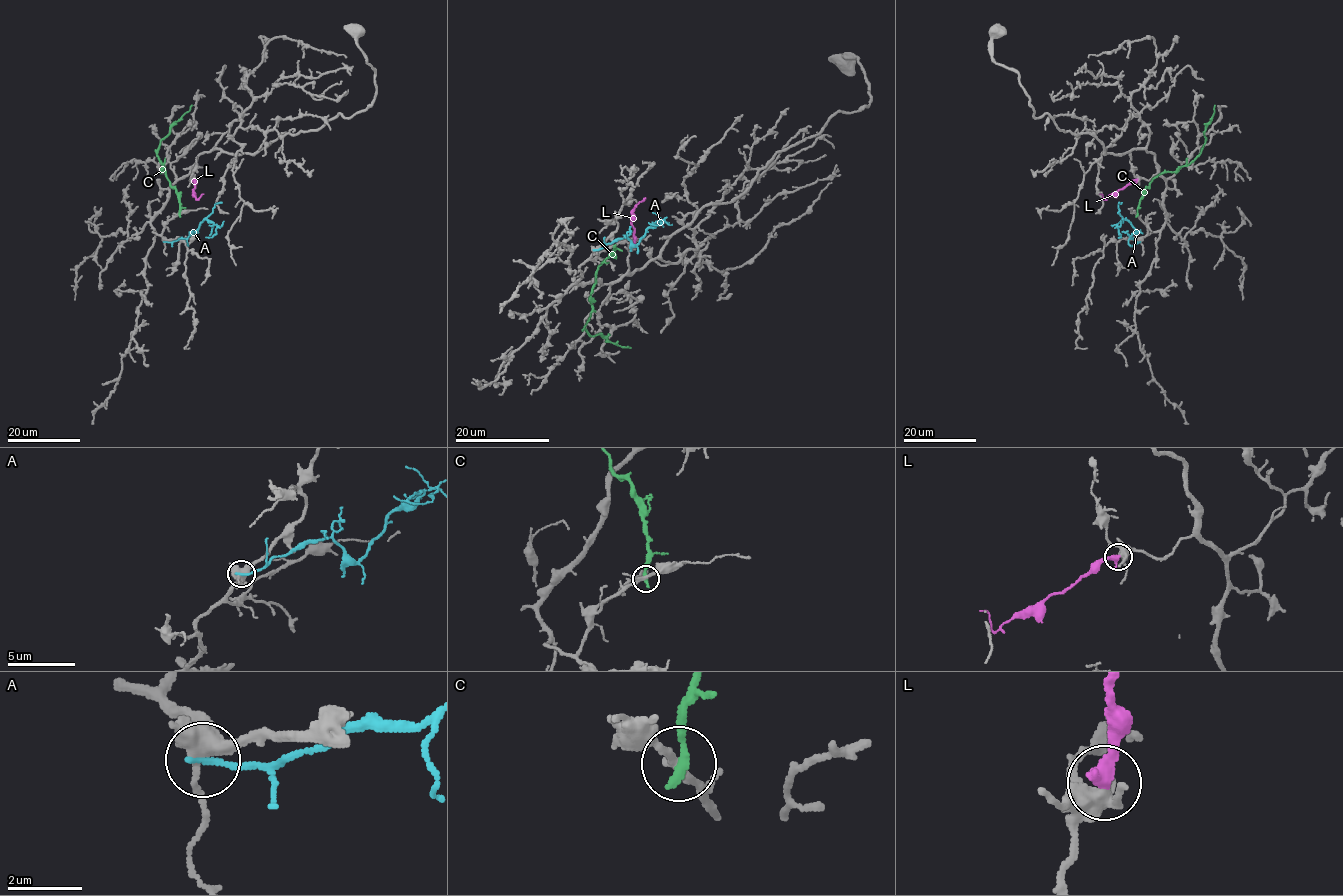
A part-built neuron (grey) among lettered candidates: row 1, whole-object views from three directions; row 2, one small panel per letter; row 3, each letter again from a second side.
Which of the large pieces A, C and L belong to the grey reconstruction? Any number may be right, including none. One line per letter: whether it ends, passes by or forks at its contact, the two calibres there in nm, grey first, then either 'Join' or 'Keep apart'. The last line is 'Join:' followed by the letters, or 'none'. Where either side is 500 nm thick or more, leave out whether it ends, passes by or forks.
A: It ends there. Thickness 480 nm (grey) against 170 nm. Keep apart
C: It ends there. Thickness 180 nm (grey) against 320 nm. Keep apart
L: It ends there. Thickness 360 nm (grey) against 400 nm. Join
Join: L

